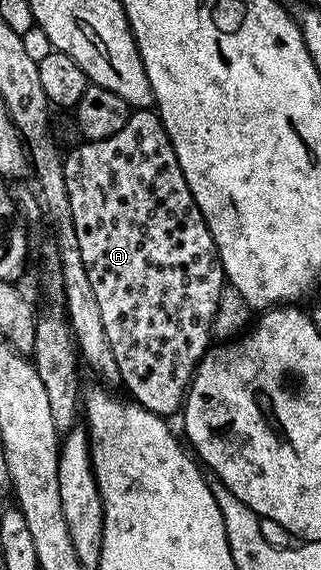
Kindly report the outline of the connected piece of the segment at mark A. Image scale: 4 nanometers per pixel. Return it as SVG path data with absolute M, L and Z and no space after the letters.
M124 130L104 140L80 143L80 148L69 151L63 158L65 174L65 190L69 190L69 207L73 209L73 226L77 230L77 246L81 250L81 262L85 262L85 274L89 274L89 283L93 285L93 295L97 298L97 306L101 309L101 322L105 325L105 336L109 338L109 348L113 350L113 358L117 358L117 368L122 387L131 391L130 399L140 404L145 410L164 418L182 409L187 389L195 377L195 368L199 360L213 344L213 321L219 309L219 299L225 287L223 267L213 242L213 234L209 234L209 226L201 214L195 201L195 195L185 182L185 174L177 162L177 154L169 142L167 133L131 132Z

